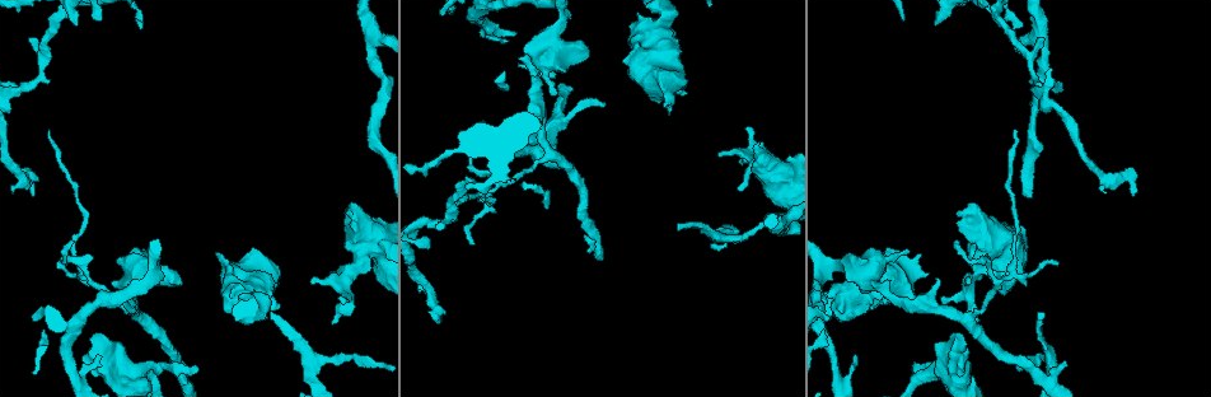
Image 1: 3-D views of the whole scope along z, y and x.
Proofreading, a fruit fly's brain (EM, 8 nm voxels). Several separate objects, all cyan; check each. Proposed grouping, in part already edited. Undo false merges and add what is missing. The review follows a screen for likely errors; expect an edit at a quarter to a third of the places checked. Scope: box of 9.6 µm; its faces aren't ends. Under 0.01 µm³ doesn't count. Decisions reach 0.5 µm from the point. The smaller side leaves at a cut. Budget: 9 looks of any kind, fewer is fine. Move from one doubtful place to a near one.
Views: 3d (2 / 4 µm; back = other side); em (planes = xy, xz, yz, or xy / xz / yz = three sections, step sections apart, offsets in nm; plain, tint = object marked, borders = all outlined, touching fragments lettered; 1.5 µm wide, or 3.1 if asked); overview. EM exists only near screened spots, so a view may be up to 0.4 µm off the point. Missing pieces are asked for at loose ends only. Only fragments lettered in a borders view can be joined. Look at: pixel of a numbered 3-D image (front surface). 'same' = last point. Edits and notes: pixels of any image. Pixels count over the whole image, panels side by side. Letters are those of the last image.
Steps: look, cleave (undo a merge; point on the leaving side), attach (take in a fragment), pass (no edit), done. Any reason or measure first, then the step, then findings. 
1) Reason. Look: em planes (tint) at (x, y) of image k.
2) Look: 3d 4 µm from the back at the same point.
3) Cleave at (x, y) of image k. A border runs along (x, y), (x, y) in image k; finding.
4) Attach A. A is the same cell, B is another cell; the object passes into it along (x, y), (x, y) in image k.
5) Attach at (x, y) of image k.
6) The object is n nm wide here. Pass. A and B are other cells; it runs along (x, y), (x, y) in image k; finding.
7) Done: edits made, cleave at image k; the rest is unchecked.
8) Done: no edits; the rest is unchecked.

Free end. Look: em planes (borders) at (436, 226) of image 1.

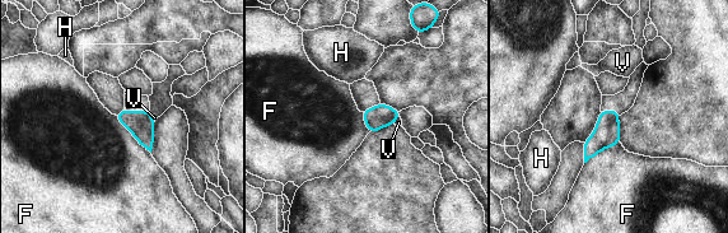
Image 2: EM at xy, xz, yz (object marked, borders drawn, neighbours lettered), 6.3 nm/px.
The object is 140 nm wide here. Pass. F, H and V are other cells; a border runs along (116, 116), (150, 153) in image 2; none of them fits.

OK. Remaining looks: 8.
Tapers out. Look: em xy step 4 (borders) at (48, 131) of image 1.

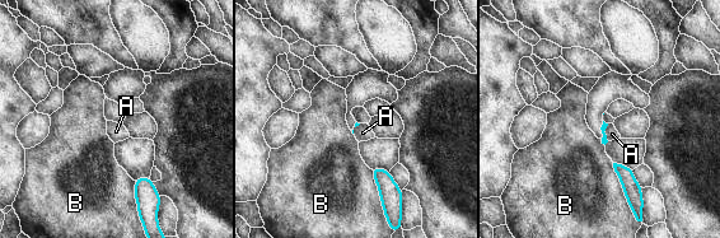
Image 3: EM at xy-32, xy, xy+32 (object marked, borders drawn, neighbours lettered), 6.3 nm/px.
Pass. A and B are other cells; a border runs along (607, 124), (604, 134), (611, 140) in image 3; none of them fits.

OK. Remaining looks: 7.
Two arms in line, one across. Look: 3d 4 µm at (931, 369) of image 1.

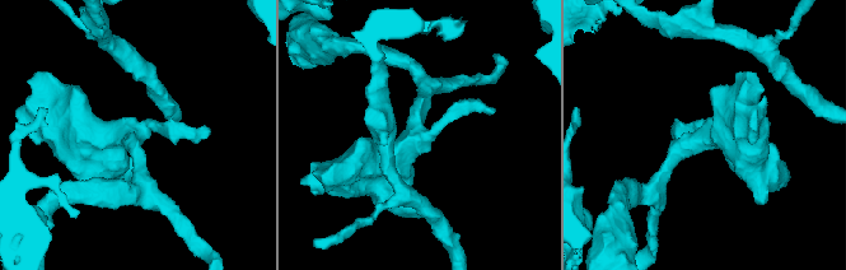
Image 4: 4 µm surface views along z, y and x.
3 arms meet here; the arms are 200, 200, 500 nm wide. Look: em planes (tint) at (429, 135) of image 4.

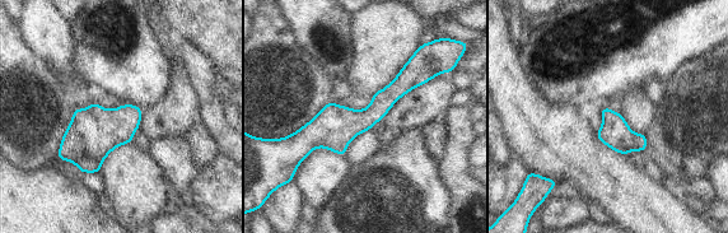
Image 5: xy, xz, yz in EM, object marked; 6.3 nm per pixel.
See the neighbours. Look: em planes (borders) at the same point.

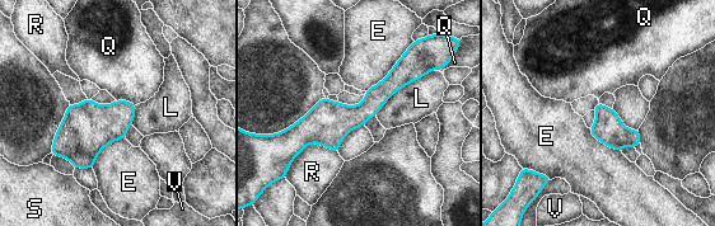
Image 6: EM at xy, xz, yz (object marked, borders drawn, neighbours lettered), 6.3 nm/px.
The object is 190 nm wide here. Pass. E, L, Q, R, S and V are other cells; it runs along (421, 71), (405, 71), (354, 117), (286, 135) in image 6; all the same cell.

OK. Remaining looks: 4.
Branch stops here. Look: em planes (tint) at (271, 315) of image 1.

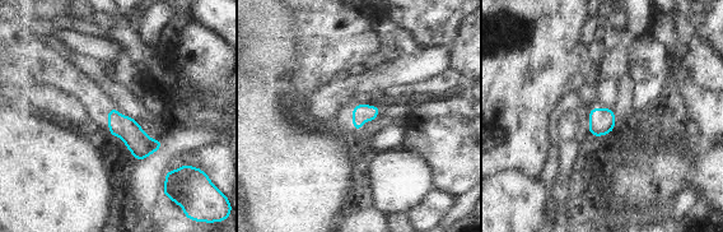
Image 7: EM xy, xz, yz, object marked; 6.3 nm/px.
Look: em planes (borders) at the same point.

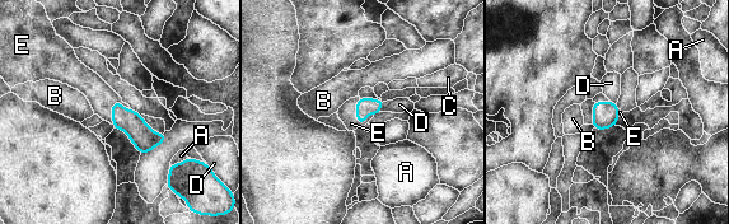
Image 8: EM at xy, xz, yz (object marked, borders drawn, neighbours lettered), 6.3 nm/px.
The object is 120 nm wide here. Attach E. E is the same cell, A, B, C and D are other cells; the object passes into it along (364, 106), (356, 113), (346, 112) in image 8; it goes on there.

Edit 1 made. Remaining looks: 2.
Done: edits made, attach at image 8; the rest is unchecked.

